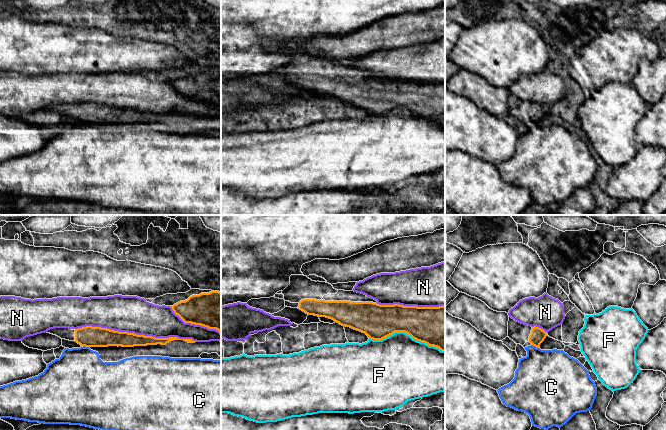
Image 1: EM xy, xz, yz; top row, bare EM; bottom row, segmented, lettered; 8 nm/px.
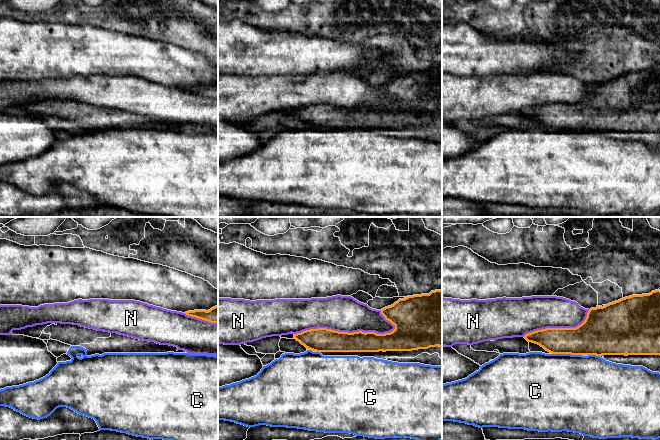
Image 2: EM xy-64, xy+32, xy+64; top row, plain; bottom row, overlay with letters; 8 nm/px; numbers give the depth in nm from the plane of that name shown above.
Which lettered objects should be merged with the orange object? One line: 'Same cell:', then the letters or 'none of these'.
Same cell: none of these

